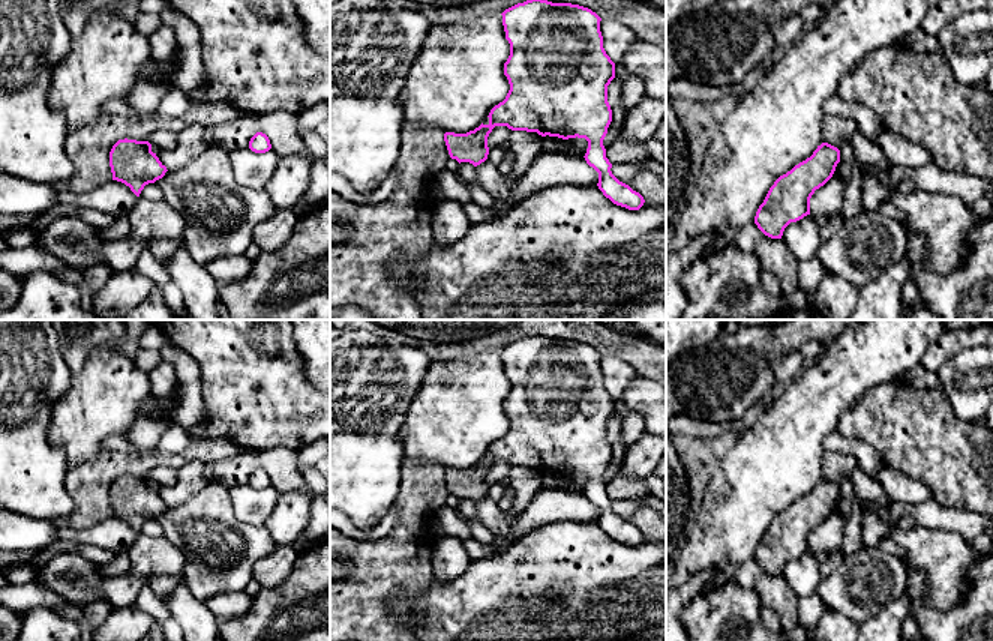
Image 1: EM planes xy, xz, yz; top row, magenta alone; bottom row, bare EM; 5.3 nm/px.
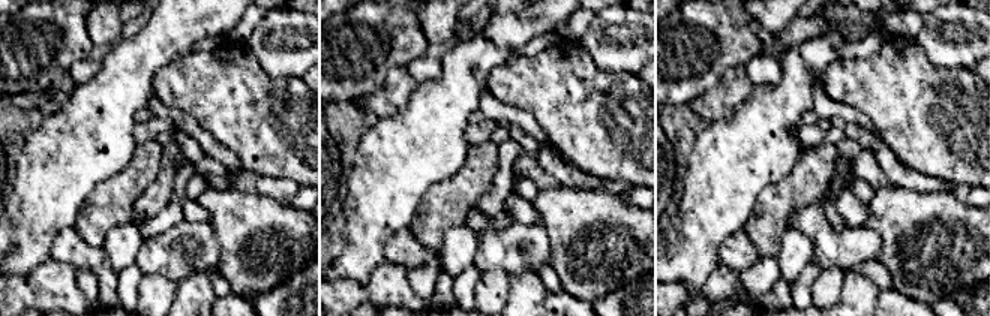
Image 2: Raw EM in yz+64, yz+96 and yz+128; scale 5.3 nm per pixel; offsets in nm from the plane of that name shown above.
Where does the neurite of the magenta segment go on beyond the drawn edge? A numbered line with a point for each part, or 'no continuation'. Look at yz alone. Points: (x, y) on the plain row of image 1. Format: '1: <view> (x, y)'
no continuation

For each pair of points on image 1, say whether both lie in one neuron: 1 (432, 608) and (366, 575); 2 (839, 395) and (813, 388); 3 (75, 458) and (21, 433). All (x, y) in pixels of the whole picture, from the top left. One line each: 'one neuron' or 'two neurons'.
1: two neurons
2: one neuron
3: two neurons

